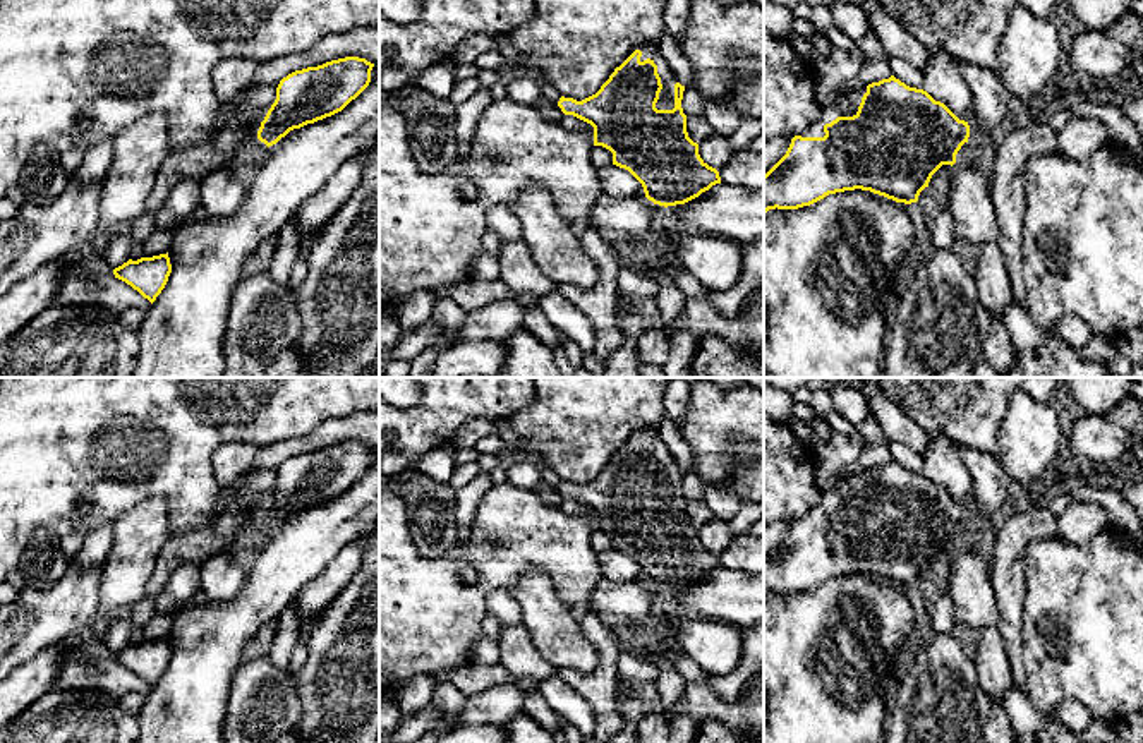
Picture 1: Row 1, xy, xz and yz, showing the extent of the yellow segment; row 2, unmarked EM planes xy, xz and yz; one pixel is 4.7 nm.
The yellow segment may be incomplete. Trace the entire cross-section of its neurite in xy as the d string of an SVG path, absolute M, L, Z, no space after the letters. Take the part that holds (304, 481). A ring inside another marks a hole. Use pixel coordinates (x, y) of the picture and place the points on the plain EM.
M345 441L288 458L276 472L257 523L269 532L290 515L342 496L369 470L372 451L366 443Z

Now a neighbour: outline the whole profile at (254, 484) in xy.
M251 465L237 479L237 487L230 503L221 510L211 523L216 537L223 541L221 553L235 554L235 539L240 523L247 513L263 506L268 494L276 484L276 472L263 467Z

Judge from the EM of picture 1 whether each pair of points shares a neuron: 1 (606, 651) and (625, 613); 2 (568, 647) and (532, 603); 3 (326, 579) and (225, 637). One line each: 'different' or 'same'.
1: different
2: same
3: different

